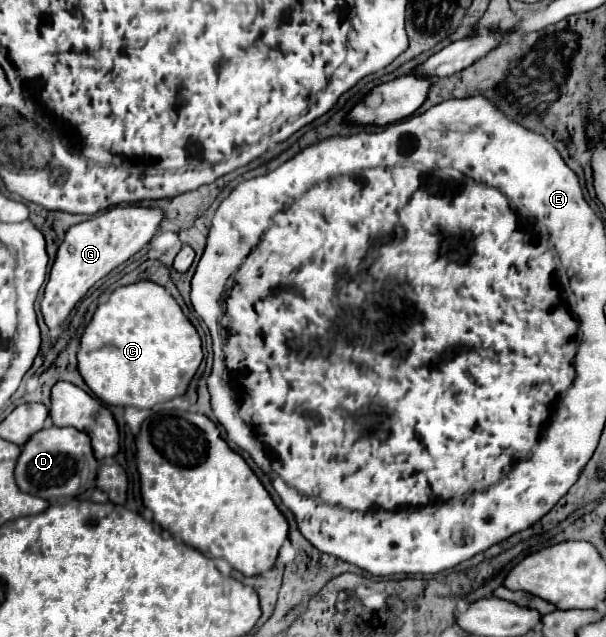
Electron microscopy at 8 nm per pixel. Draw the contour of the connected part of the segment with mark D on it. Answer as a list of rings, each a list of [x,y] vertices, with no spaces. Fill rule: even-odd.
[[[48,427],[40,433],[34,433],[30,441],[20,451],[16,463],[16,483],[24,493],[42,497],[48,503],[54,503],[62,497],[76,497],[84,493],[96,479],[98,461],[94,459],[90,437],[74,427]]]

